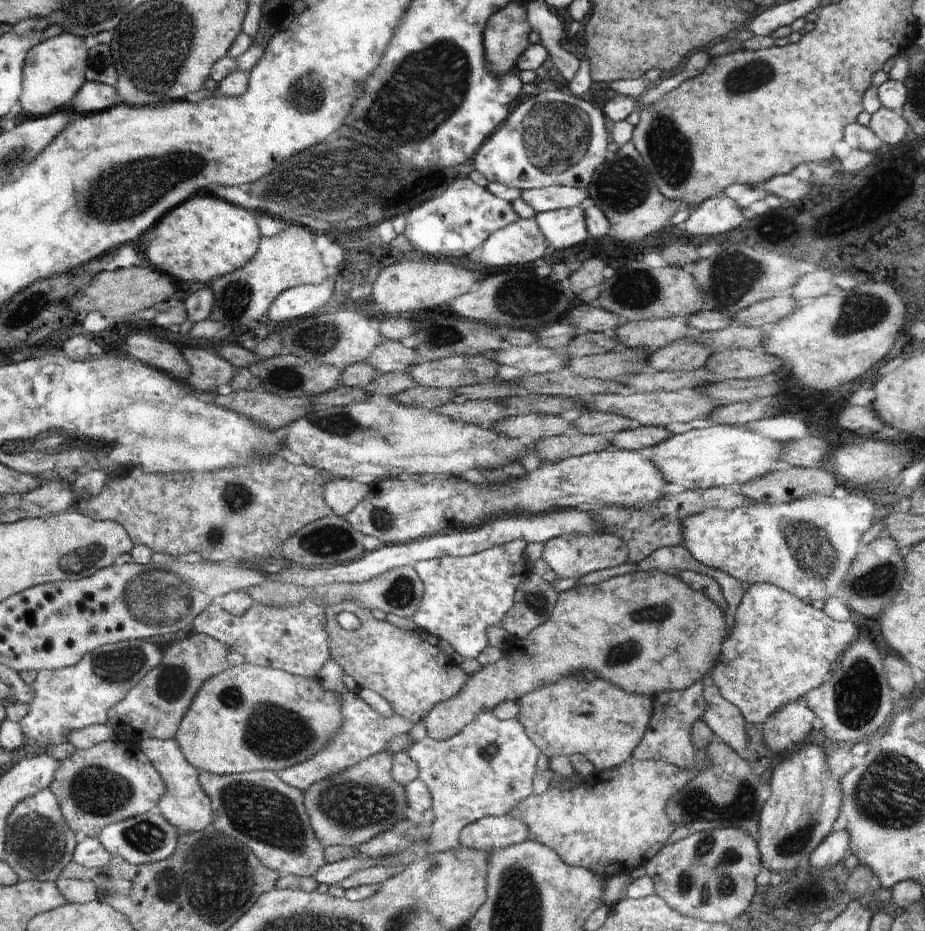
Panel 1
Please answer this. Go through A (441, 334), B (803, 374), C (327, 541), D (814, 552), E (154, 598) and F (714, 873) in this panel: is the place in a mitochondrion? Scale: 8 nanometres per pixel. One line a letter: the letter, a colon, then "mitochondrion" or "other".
A: mitochondrion
B: other
C: mitochondrion
D: mitochondrion
E: mitochondrion
F: mitochondrion

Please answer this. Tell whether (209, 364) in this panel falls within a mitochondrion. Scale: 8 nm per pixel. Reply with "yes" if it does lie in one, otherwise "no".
no

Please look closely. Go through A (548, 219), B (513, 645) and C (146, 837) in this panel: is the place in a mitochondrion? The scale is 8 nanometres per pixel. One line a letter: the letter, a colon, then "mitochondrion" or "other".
A: other
B: other
C: mitochondrion

